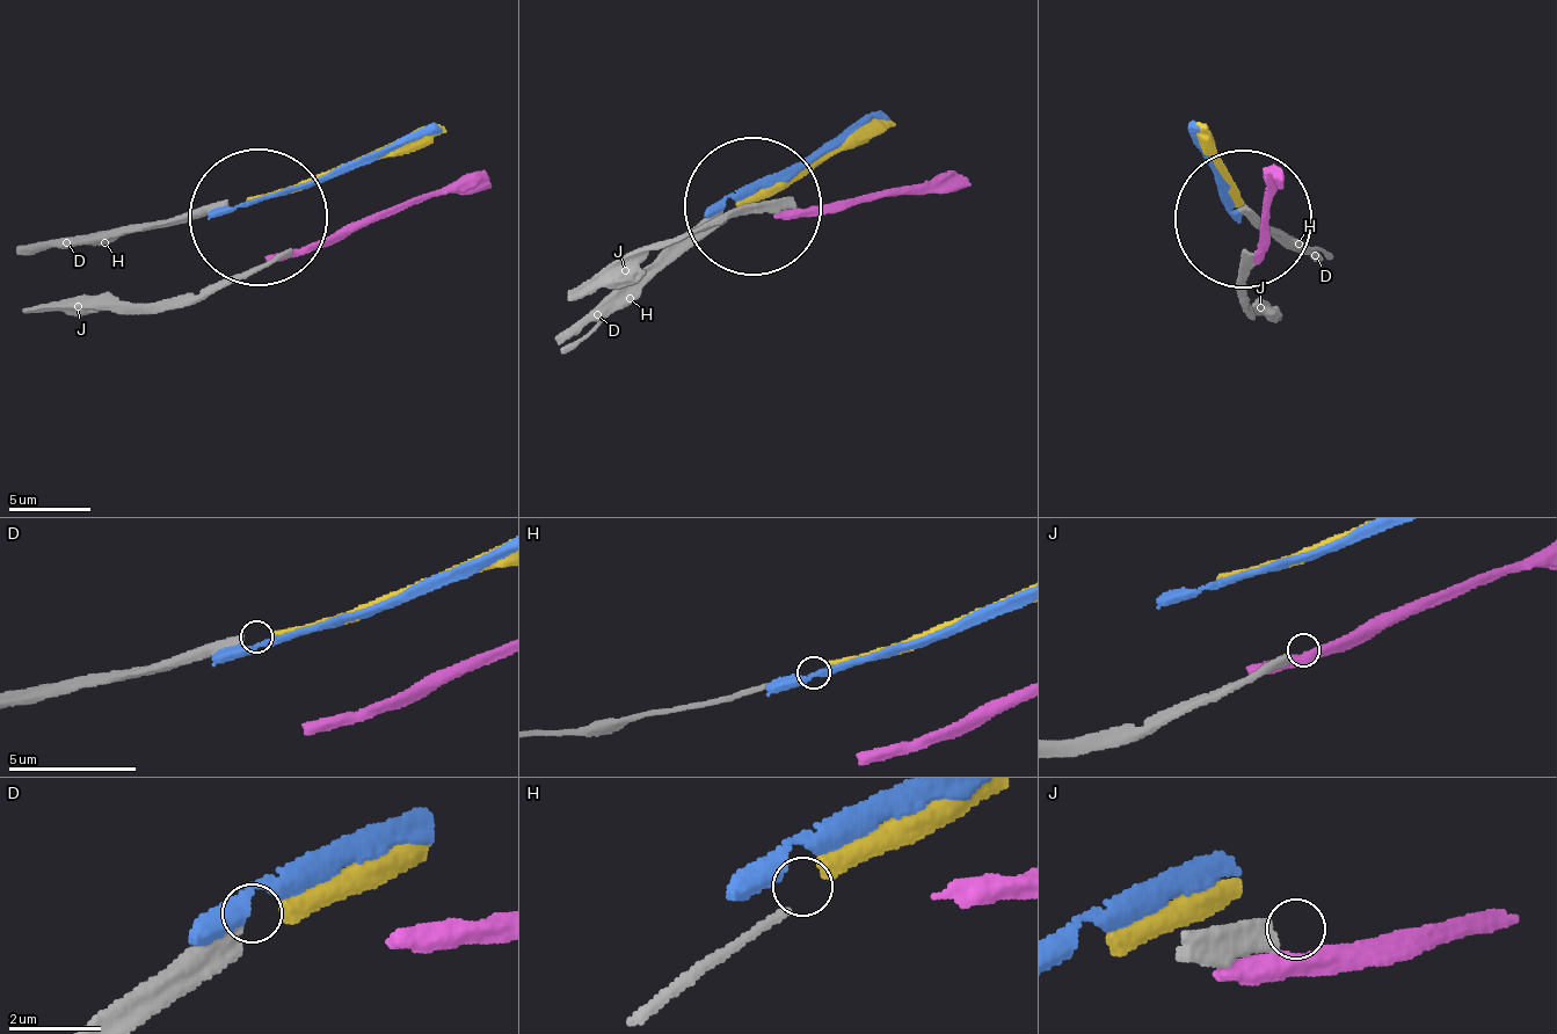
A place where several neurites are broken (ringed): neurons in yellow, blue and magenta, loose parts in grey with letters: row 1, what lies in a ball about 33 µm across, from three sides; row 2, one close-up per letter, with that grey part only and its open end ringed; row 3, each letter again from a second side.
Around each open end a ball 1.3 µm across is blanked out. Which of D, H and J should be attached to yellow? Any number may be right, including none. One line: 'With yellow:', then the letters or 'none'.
With yellow: D

